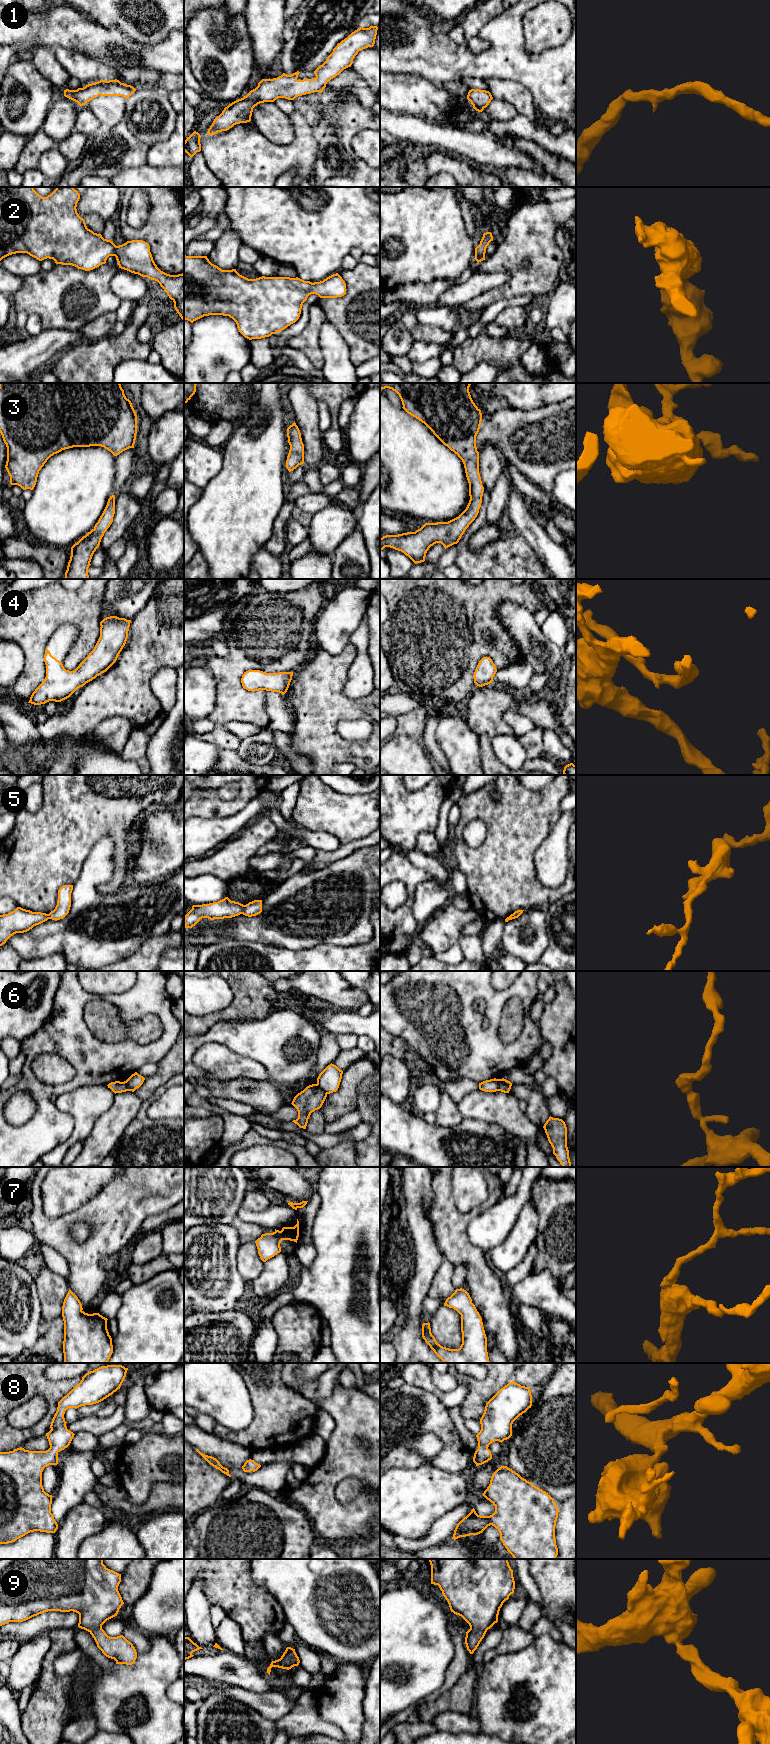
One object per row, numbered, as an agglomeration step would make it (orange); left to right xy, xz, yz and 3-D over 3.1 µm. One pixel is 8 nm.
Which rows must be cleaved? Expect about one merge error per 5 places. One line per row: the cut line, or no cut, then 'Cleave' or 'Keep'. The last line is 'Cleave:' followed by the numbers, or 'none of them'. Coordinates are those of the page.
1: No split. Keep
2: No split. Keep
3: No split. Keep
4: No split. Keep
5: Split along xz (244, 905), (241, 913). Cleave
6: Split along yz (501, 1079), (498, 1090). Cleave
7: No split. Keep
8: No split. Keep
9: No split. Keep
Cleave: 5, 6

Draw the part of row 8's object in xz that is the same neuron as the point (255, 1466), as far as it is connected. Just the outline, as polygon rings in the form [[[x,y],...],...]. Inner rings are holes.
[[[247,1460],[244,1465],[242,1466],[242,1469],[244,1472],[255,1472],[261,1467],[260,1464],[256,1463],[254,1460]]]

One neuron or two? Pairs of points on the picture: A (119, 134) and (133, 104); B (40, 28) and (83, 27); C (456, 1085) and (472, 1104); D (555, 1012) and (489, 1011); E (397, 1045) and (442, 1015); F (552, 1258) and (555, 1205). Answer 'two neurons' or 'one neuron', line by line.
A: two neurons
B: one neuron
C: two neurons
D: two neurons
E: two neurons
F: one neuron

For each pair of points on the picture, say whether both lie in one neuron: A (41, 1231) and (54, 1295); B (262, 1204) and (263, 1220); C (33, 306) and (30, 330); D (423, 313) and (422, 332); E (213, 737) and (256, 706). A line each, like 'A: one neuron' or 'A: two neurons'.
A: two neurons
B: two neurons
C: two neurons
D: two neurons
E: two neurons

